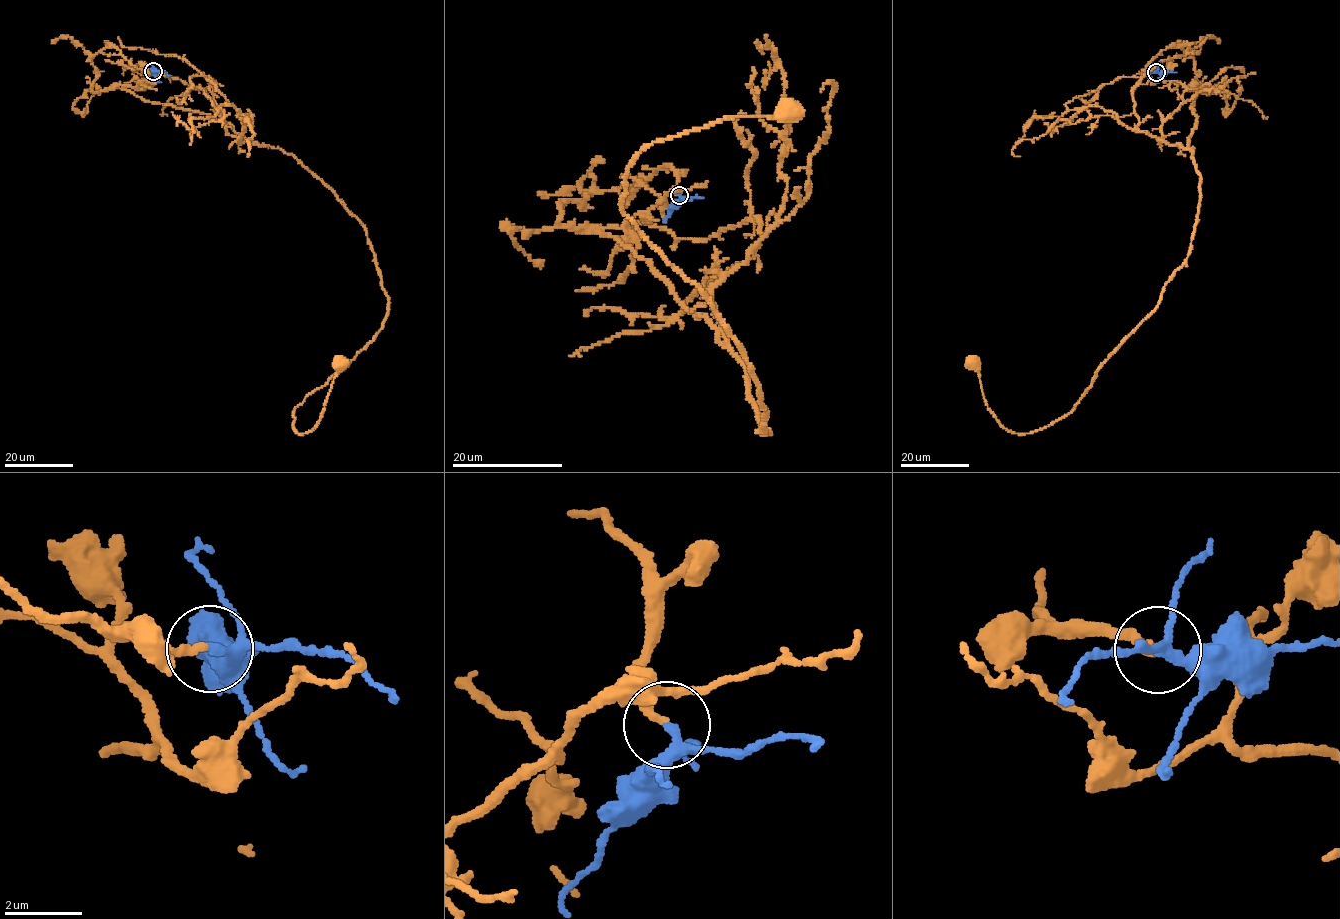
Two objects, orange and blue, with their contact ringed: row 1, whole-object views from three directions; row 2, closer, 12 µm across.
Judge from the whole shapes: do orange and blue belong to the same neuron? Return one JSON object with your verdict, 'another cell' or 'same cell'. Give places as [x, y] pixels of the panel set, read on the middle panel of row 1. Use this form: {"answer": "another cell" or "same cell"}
{"answer": "same cell"}

